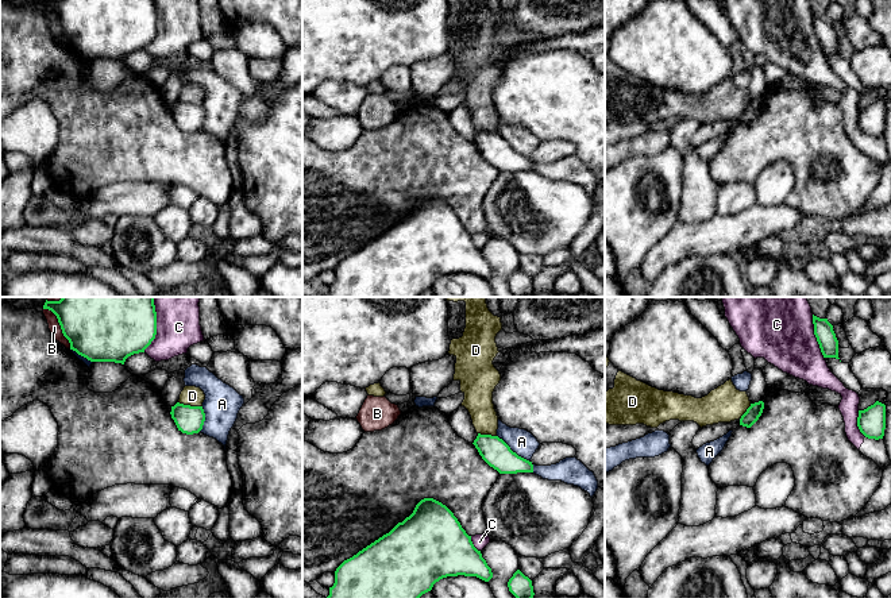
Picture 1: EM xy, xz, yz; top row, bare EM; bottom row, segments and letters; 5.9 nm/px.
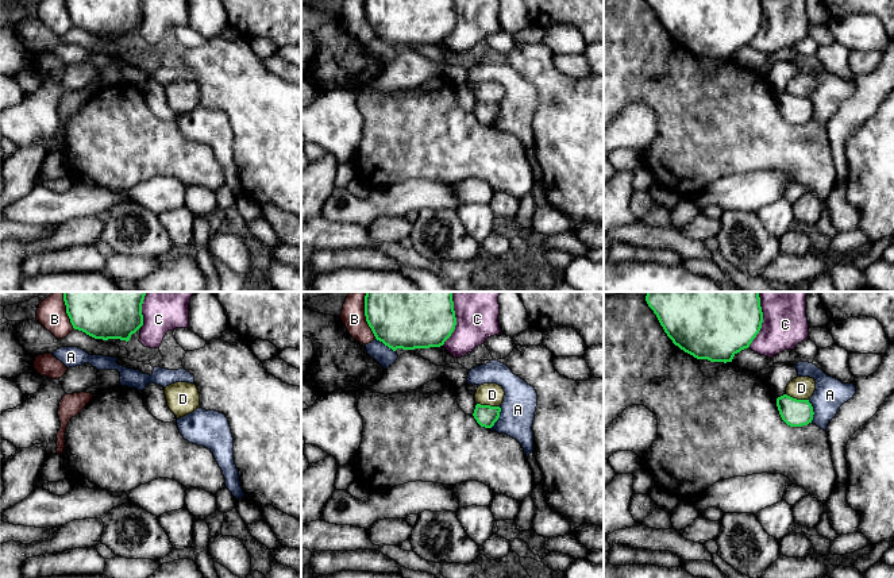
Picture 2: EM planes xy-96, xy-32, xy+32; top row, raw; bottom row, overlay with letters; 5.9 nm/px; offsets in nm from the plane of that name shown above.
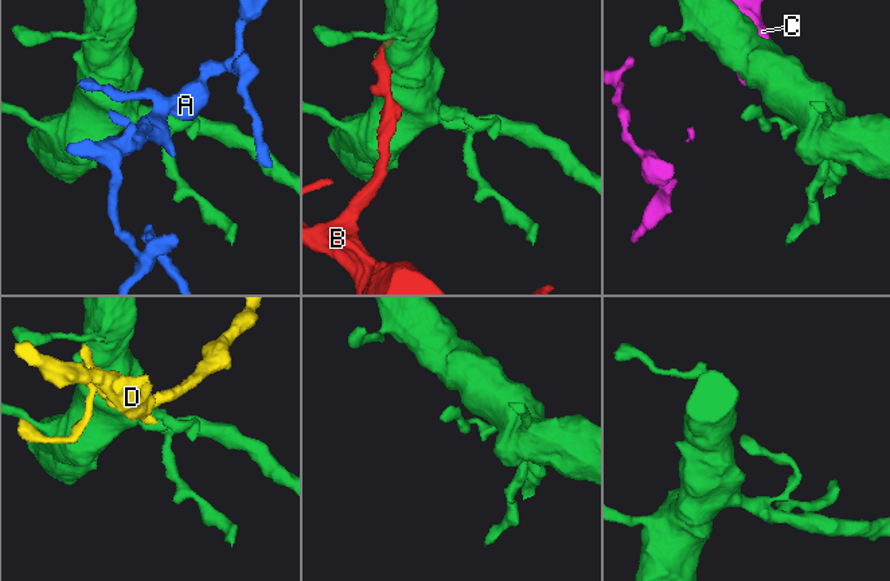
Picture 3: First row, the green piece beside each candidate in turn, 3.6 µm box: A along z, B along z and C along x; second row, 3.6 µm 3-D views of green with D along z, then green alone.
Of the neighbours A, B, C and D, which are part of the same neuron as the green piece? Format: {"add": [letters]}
{"add": []}

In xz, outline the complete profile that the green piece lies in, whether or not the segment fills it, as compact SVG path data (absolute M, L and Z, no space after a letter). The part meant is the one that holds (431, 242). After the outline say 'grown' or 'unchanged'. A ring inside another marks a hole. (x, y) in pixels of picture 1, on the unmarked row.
M424 196L409 215L336 266L327 296L418 297L440 277L458 273L477 274L485 279L493 275L491 266L454 211L441 200Z; unchanged

